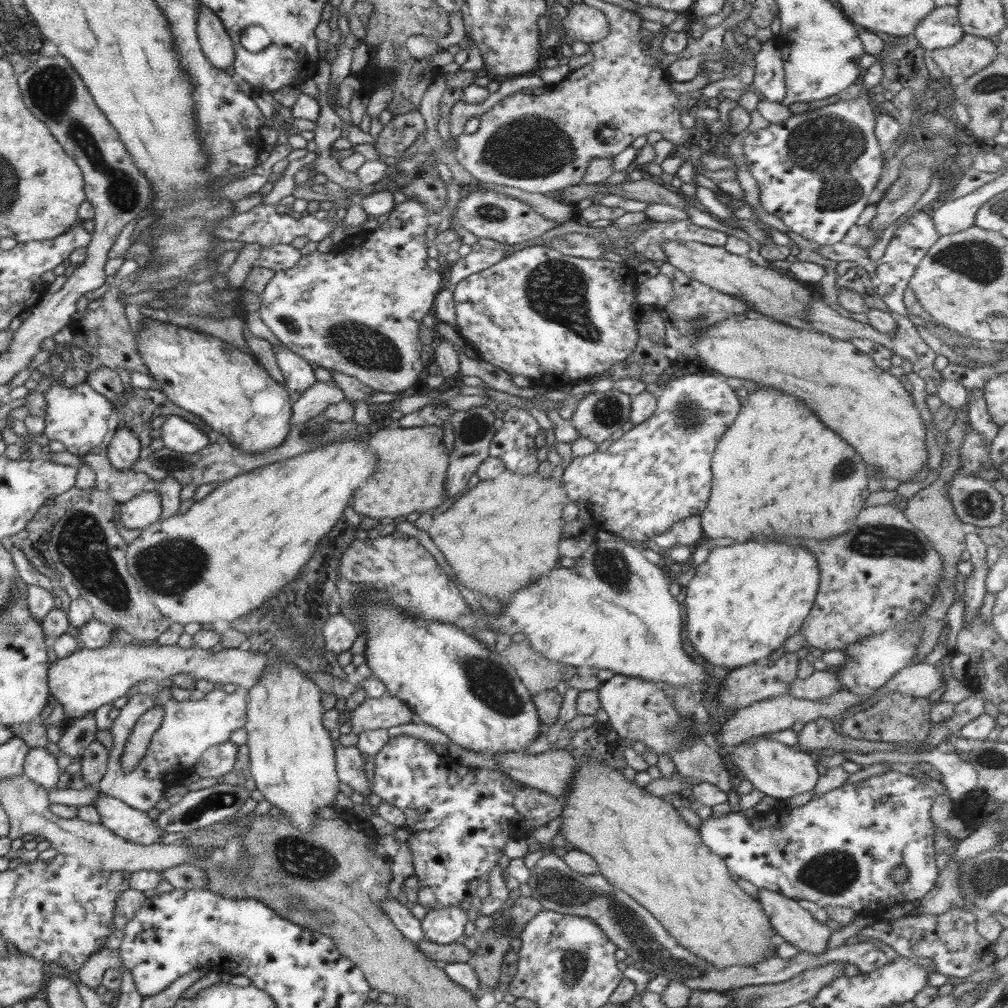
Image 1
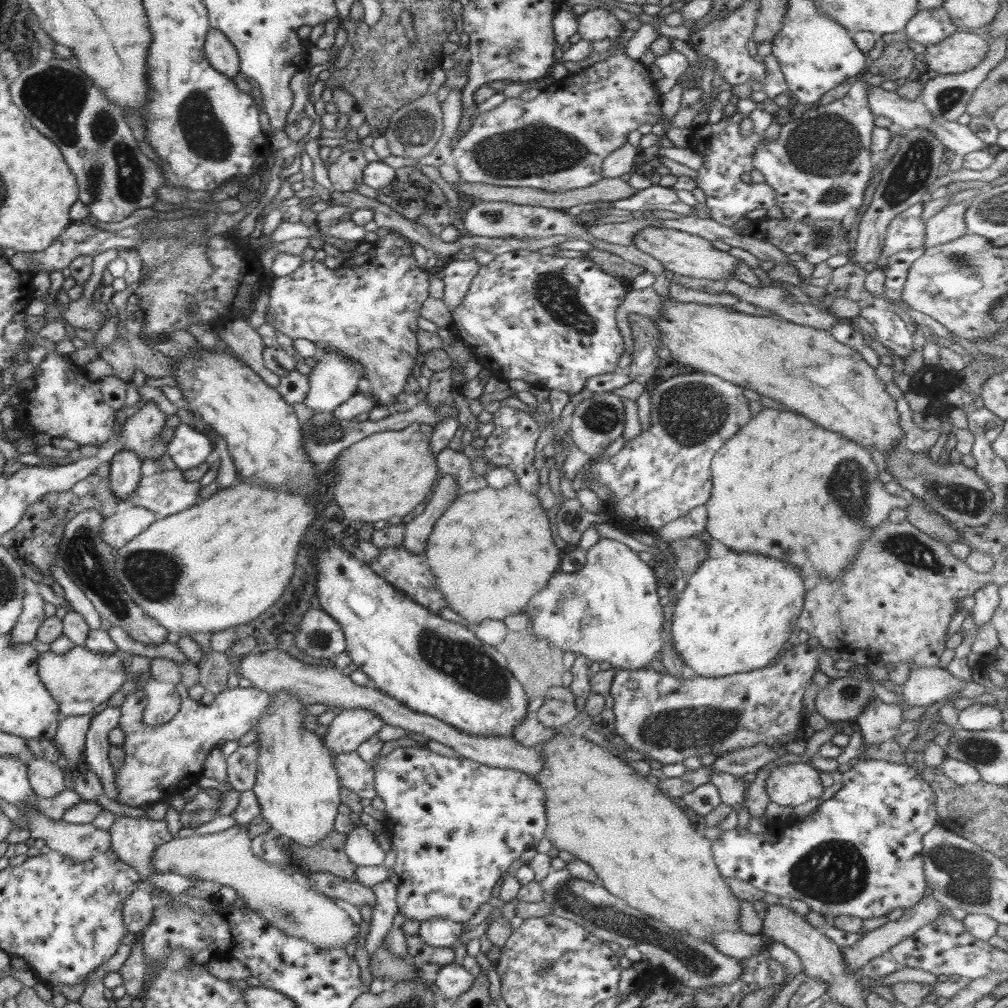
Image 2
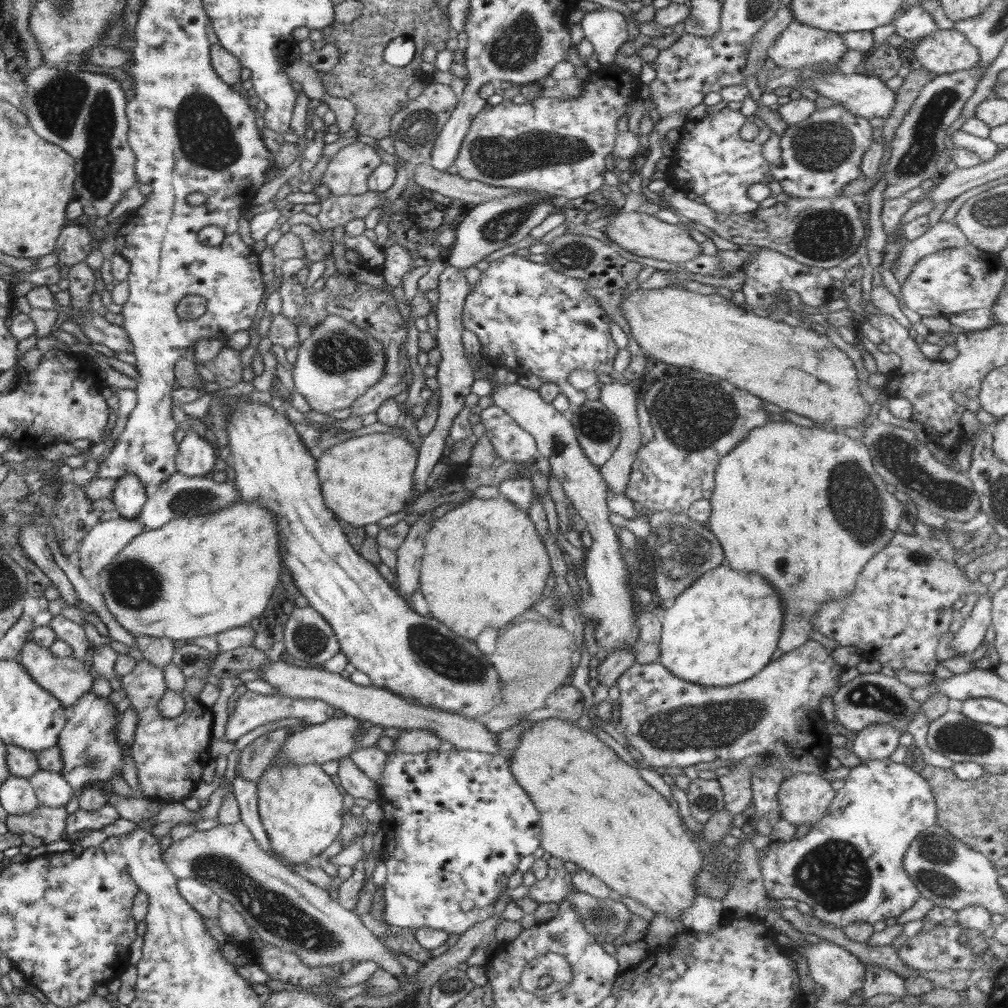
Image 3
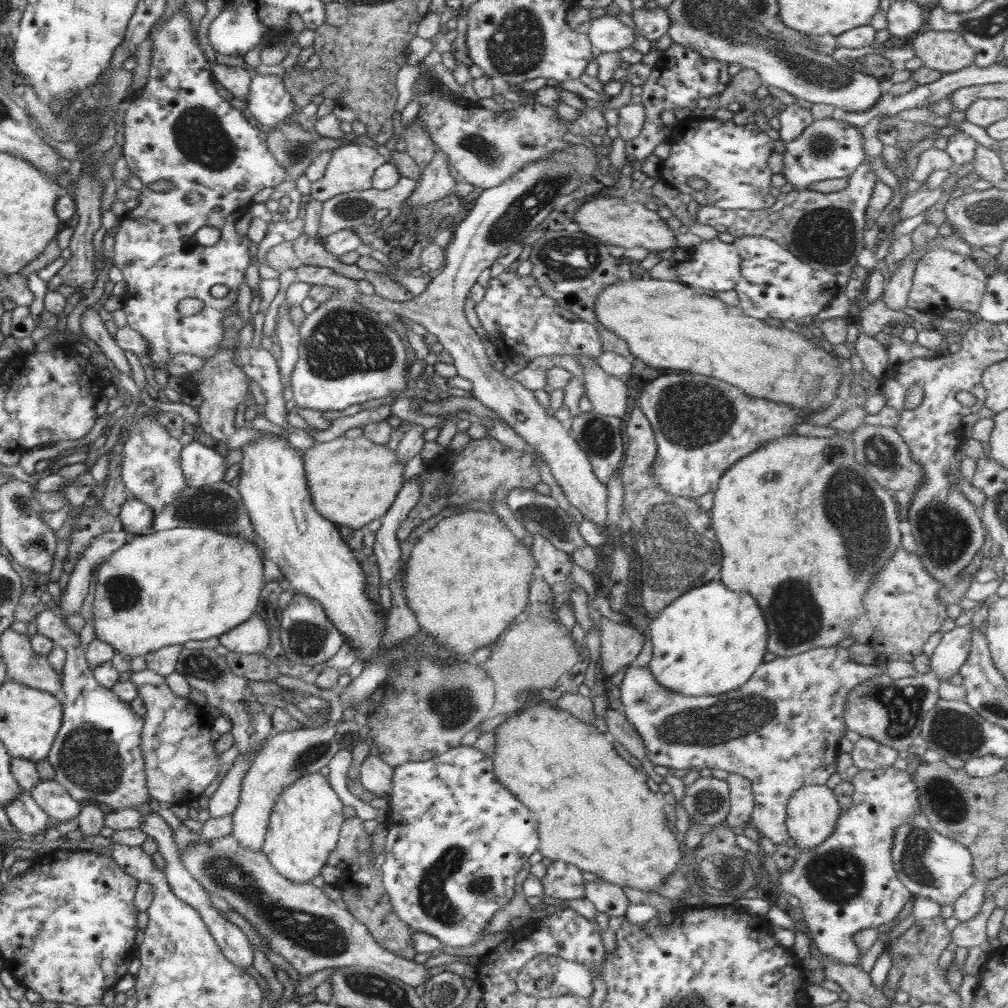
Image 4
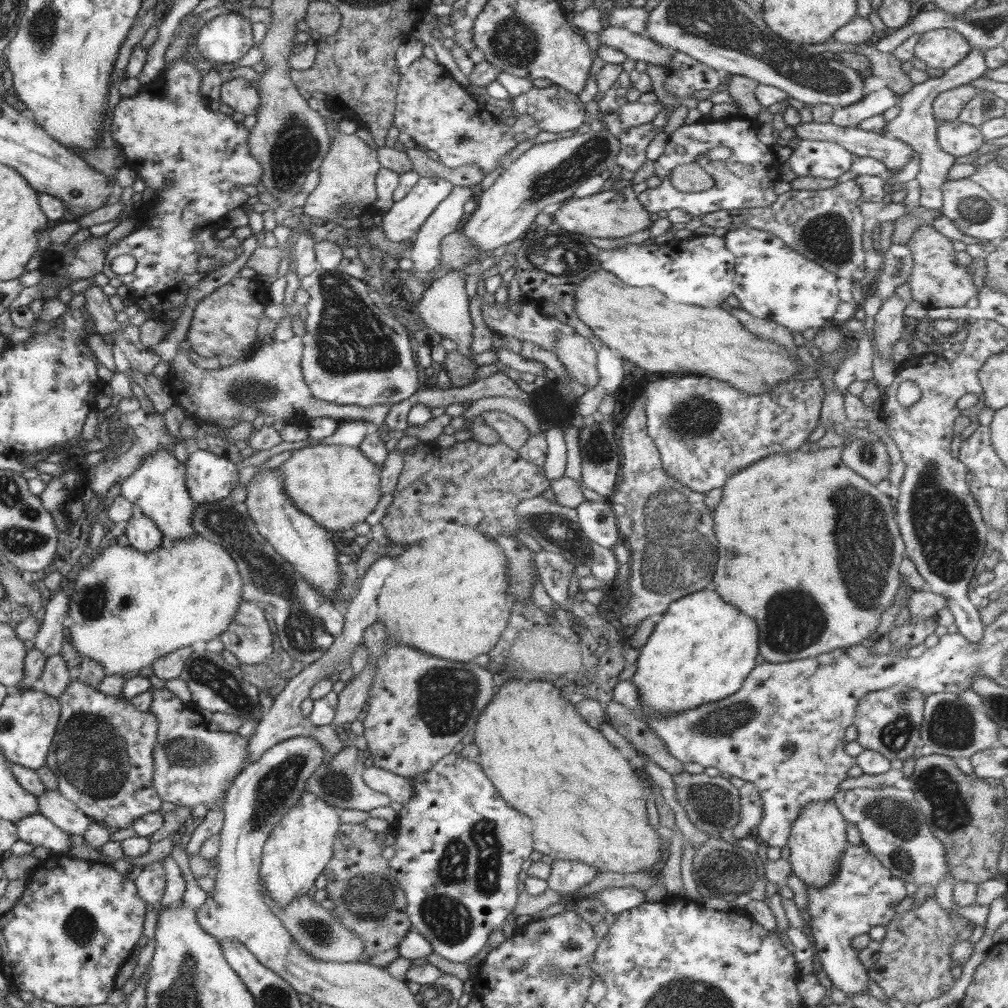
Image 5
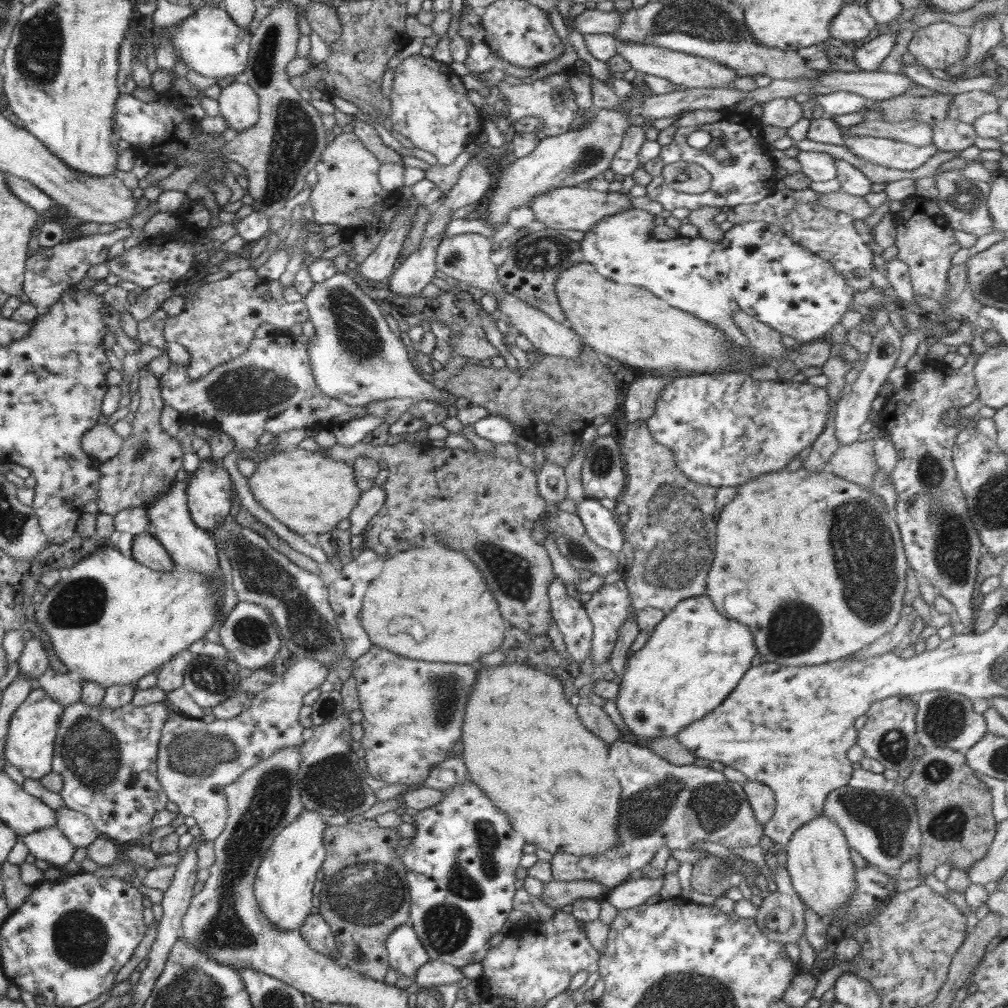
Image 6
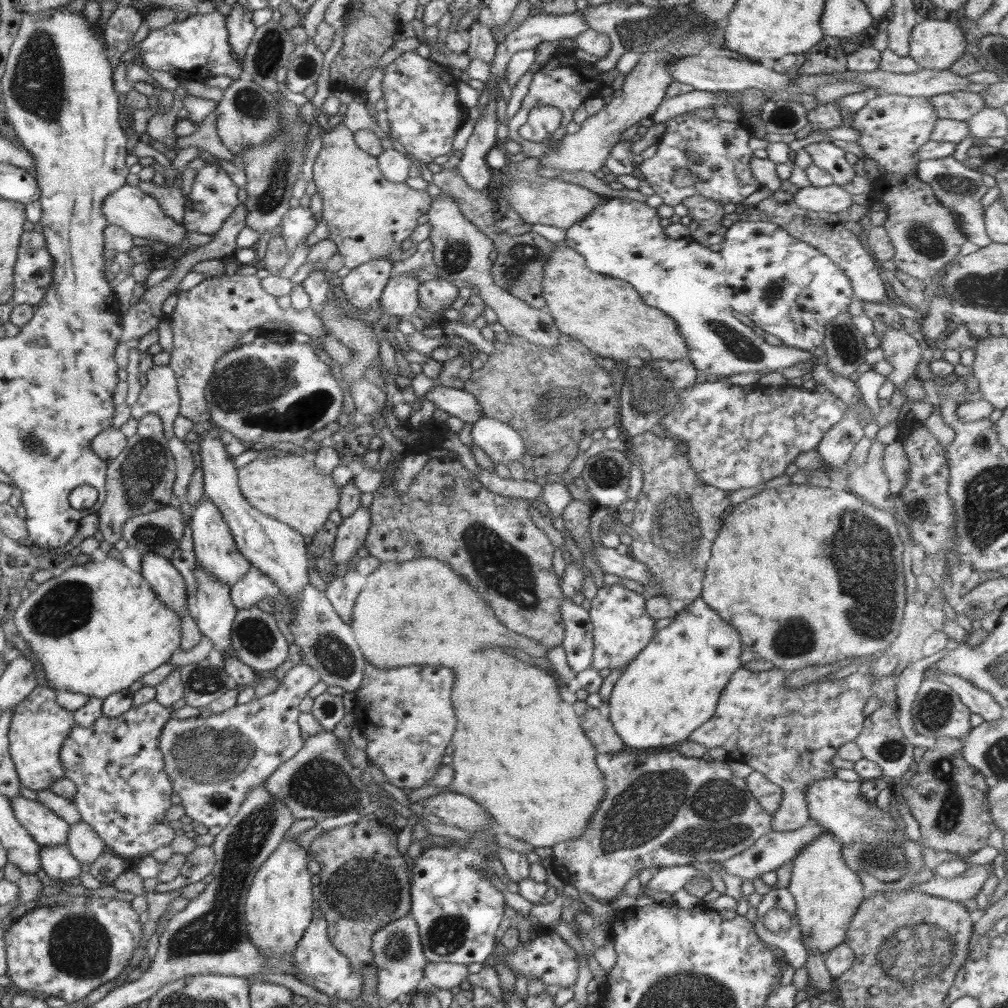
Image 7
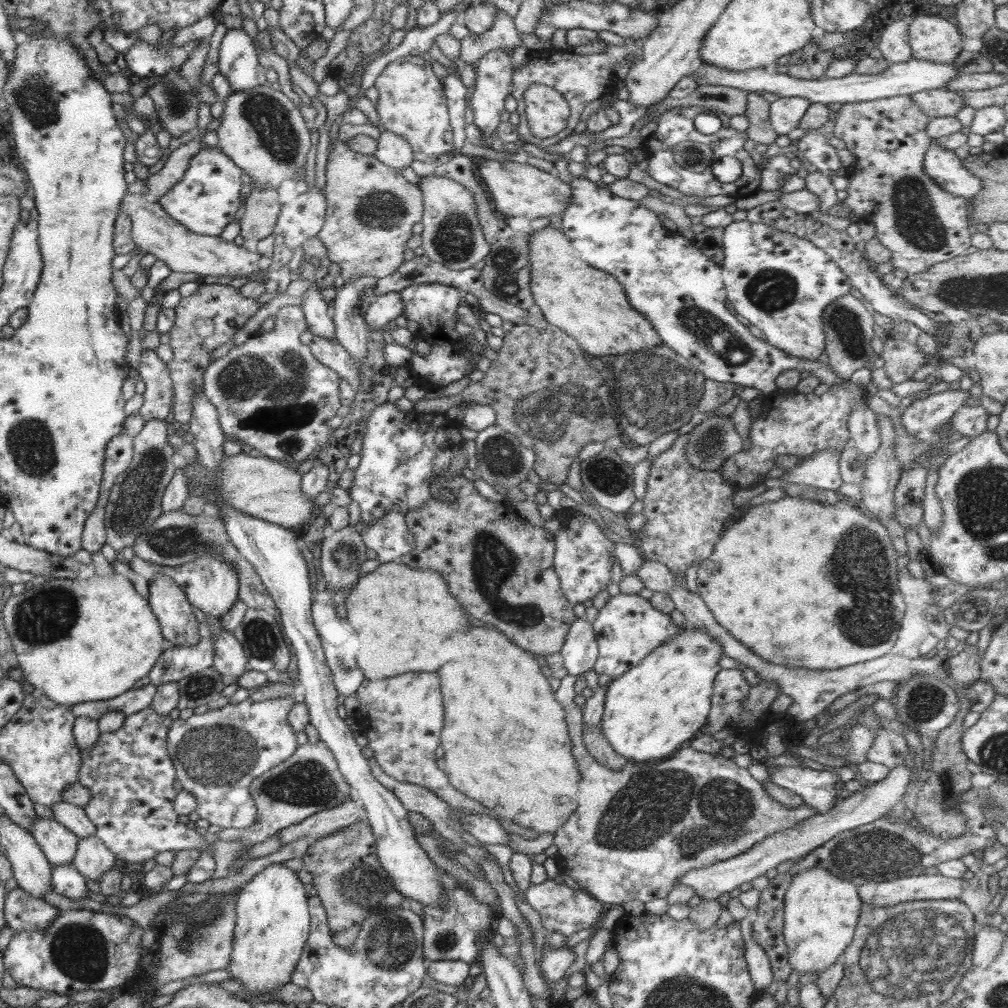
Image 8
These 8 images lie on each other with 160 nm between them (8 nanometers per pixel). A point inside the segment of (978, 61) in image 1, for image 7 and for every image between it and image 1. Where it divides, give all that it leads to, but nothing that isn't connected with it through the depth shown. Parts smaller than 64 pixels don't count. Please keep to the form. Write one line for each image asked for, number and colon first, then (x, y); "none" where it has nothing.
2: (960, 51)
3: (946, 50)
4: (945, 51)
5: (943, 48)
6: (942, 45)
7: (935, 43)

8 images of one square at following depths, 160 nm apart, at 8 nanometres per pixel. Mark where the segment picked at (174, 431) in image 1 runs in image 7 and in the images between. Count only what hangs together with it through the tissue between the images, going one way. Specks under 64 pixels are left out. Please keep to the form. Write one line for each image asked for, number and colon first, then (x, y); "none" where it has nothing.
2: (188, 448)
3: (195, 457)
4: (201, 465)
5: (209, 478)
6: (210, 490)
7: (214, 547)

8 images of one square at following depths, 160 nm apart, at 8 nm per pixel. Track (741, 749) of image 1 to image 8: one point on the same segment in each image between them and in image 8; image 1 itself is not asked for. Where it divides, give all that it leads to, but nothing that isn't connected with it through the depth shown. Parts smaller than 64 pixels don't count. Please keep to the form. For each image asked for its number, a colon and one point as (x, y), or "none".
2: (787, 784)
3: (803, 798)
4: (812, 812)
5: (818, 837)
6: (820, 865)
7: (827, 893)
8: (821, 912)

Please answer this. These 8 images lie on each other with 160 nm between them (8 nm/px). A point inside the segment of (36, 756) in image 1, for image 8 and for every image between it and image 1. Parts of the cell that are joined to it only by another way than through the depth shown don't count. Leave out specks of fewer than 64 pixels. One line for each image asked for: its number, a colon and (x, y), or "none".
2: (47, 780)
3: (51, 789)
4: (53, 798)
5: (64, 814)
6: (75, 826)
7: (84, 844)
8: (92, 858)

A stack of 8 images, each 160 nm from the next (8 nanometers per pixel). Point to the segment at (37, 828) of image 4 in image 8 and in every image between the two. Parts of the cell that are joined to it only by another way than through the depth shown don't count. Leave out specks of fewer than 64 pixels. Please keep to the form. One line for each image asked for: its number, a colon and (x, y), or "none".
5: (35, 829)
6: (50, 845)
7: (57, 862)
8: (66, 880)

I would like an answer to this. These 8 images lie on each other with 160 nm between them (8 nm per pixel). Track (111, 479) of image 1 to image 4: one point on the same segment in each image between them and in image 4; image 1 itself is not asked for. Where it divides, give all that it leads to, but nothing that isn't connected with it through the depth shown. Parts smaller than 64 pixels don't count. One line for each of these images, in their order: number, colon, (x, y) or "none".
2: (168, 492)
3: (179, 496)
4: (219, 506)

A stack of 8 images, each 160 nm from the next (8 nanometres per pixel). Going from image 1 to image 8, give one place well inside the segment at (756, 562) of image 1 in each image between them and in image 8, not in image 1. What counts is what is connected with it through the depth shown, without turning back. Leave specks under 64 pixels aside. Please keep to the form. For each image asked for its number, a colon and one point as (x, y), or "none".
2: (736, 612)
3: (723, 629)
4: (709, 641)
5: (703, 649)
6: (695, 657)
7: (672, 687)
8: (652, 710)

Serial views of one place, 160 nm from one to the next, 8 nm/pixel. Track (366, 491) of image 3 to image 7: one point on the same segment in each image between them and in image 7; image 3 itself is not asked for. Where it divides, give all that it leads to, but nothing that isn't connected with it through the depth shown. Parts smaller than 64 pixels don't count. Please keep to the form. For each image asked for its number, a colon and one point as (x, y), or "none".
4: (352, 481)
5: (338, 486)
6: (308, 492)
7: (288, 487)

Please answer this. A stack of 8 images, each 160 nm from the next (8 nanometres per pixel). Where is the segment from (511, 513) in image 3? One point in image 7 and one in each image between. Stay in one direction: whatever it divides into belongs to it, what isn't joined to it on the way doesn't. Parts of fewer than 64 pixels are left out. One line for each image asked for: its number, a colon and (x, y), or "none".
4: (467, 579)
5: (447, 596)
6: (440, 587)
7: (446, 619)

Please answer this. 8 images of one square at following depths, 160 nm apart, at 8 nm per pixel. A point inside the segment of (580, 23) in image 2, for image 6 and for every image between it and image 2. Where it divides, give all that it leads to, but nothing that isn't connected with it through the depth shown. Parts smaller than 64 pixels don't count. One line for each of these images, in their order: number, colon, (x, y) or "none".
3: (606, 29)
4: (606, 33)
5: (635, 46)
6: (691, 71)

